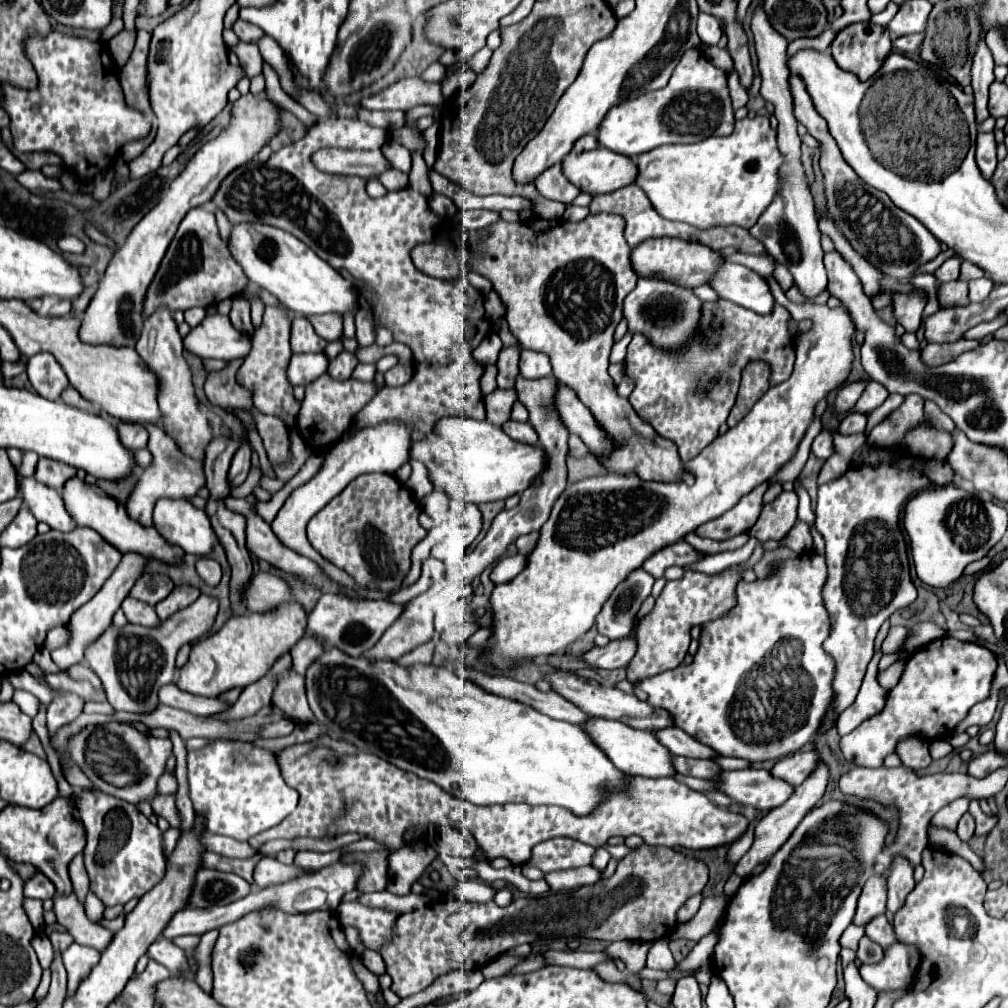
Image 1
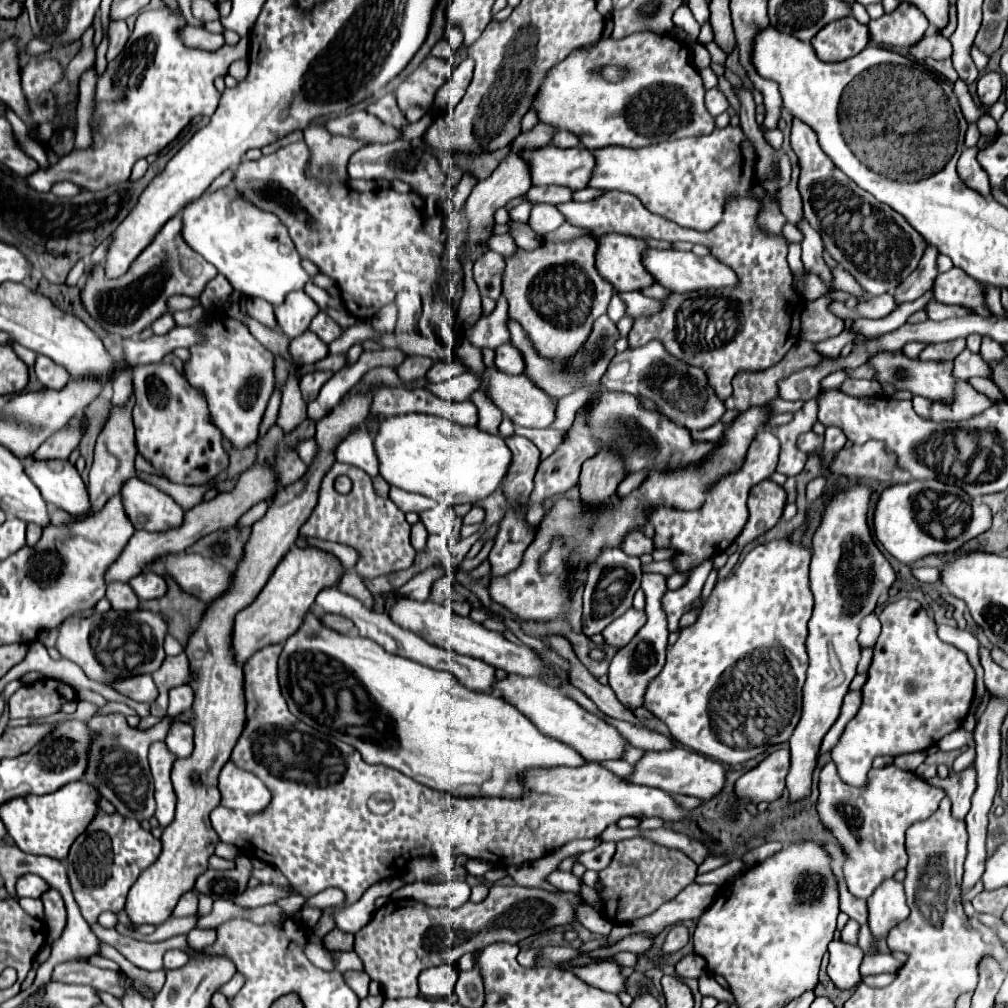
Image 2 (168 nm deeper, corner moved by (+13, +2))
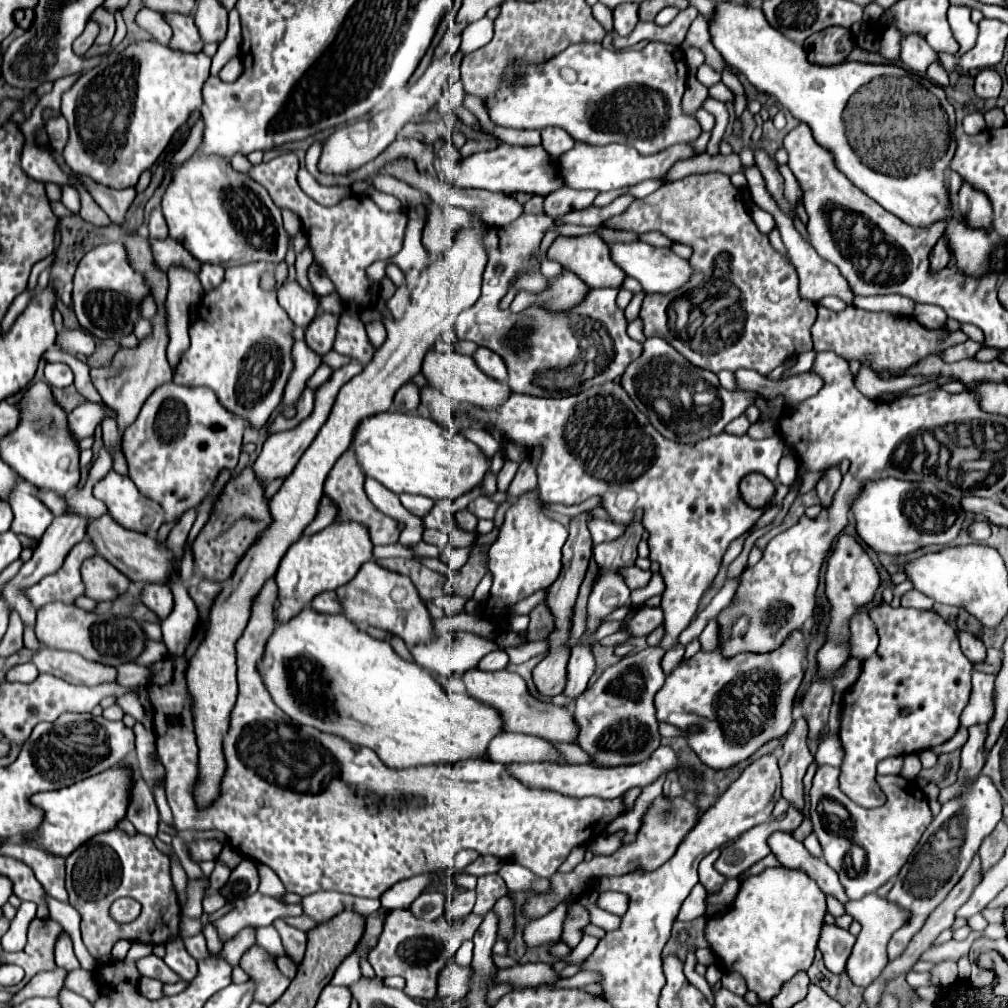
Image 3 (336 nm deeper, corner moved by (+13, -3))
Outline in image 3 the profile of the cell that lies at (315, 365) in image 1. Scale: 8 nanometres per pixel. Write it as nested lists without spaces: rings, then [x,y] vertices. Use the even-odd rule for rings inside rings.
[[[318,313],[316,319],[308,325],[306,329],[306,343],[318,353],[324,355],[332,349],[334,337],[336,337],[336,327],[338,327],[338,315],[334,313]]]

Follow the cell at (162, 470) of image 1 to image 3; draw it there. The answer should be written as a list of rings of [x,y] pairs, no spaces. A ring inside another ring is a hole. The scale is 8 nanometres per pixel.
[[[90,539],[80,541],[66,557],[62,569],[54,575],[44,577],[40,583],[30,587],[26,595],[30,597],[34,609],[40,609],[46,603],[62,601],[62,603],[74,603],[78,595],[84,595],[84,583],[80,577],[80,565],[86,557],[96,555]]]

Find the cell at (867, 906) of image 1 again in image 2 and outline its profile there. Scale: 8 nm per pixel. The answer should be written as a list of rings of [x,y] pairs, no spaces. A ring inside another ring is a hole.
[[[828,762],[820,772],[818,788],[818,814],[848,854],[844,864],[846,886],[850,894],[862,900],[868,900],[884,880],[906,868],[908,854],[904,850],[904,834],[908,826],[932,816],[934,810],[938,810],[940,800],[946,796],[940,786],[932,786],[918,774],[900,770],[894,764],[880,770],[872,768],[868,784],[854,788],[846,786],[846,782],[838,778],[834,762]]]

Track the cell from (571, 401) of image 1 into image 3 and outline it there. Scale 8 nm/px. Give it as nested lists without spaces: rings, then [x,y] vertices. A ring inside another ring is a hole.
[[[430,349],[424,357],[424,363],[422,363],[422,375],[428,379],[428,383],[432,387],[442,389],[456,403],[472,403],[472,405],[478,405],[482,409],[498,409],[510,397],[510,387],[506,383],[490,379],[488,375],[484,375],[476,367],[472,357],[462,355],[458,351],[440,353],[440,351]]]

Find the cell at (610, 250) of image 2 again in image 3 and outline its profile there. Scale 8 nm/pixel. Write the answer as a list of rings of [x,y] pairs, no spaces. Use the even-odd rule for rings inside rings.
[[[582,235],[582,237],[556,237],[554,243],[548,247],[546,257],[550,261],[560,263],[564,269],[574,271],[574,275],[582,277],[588,287],[600,289],[600,287],[620,287],[624,281],[624,273],[610,261],[610,251],[606,243],[598,235]]]

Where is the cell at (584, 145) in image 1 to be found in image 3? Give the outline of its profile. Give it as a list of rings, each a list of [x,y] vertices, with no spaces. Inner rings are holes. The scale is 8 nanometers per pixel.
[[[546,127],[542,131],[542,147],[548,151],[548,155],[552,159],[558,159],[558,155],[562,155],[564,151],[574,147],[574,139],[564,131],[564,129],[556,129],[556,127]]]

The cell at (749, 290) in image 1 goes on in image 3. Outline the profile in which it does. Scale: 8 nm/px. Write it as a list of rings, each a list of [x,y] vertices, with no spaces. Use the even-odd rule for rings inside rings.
[[[632,241],[632,243],[608,243],[610,247],[610,259],[632,279],[636,279],[646,293],[668,293],[684,283],[688,283],[692,275],[692,267],[686,259],[678,257],[672,249],[658,249],[644,241]]]

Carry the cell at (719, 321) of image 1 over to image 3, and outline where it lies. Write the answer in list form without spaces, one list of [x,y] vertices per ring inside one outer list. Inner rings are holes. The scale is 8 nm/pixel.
[[[726,173],[691,174],[666,183],[652,195],[634,201],[626,213],[610,219],[606,225],[640,233],[646,229],[658,229],[668,239],[678,239],[692,247],[692,255],[688,257],[694,267],[692,281],[670,295],[646,295],[640,309],[646,337],[658,335],[666,339],[692,365],[712,373],[744,367],[768,375],[782,365],[784,359],[812,349],[810,327],[818,315],[816,305],[798,295],[798,275],[794,267],[770,245],[768,235],[758,231],[746,211],[742,191],[732,185]],[[718,257],[728,259],[728,267],[722,271],[722,281],[728,283],[722,283],[722,289],[712,291],[712,307],[714,301],[720,303],[720,309],[716,311],[716,327],[702,327],[704,337],[684,337],[684,333],[670,323],[670,303],[676,297],[686,297],[692,287],[704,287],[714,273]]]

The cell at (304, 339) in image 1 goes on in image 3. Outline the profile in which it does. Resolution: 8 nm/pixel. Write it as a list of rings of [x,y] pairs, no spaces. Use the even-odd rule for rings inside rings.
[[[296,279],[286,281],[280,287],[278,301],[298,327],[308,327],[318,313],[318,297],[306,291]]]

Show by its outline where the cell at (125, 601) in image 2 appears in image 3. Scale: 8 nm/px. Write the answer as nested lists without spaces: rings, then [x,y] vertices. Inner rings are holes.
[[[94,555],[94,559],[86,559],[86,563],[82,563],[82,581],[86,585],[86,597],[94,601],[114,599],[130,585],[126,575],[106,563],[100,555]]]

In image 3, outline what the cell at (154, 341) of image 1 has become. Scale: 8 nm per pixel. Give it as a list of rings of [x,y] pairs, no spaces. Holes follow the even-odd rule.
[[[176,383],[162,385],[146,399],[138,419],[126,427],[122,435],[122,453],[128,463],[128,477],[134,481],[134,485],[138,485],[142,495],[160,503],[166,523],[170,523],[184,511],[196,507],[208,495],[222,469],[236,469],[244,429],[246,421],[238,419],[238,415],[230,415],[230,411],[218,403],[214,391],[206,387],[182,387]]]

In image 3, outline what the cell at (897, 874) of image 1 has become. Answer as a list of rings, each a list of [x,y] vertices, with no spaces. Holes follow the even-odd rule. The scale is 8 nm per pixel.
[[[874,893],[872,895],[866,895],[866,897],[858,899],[858,901],[882,901],[882,903],[870,903],[870,905],[856,905],[856,903],[848,905],[848,913],[856,921],[860,921],[862,931],[858,933],[856,943],[852,947],[852,953],[850,953],[848,961],[846,961],[846,975],[850,977],[850,981],[854,985],[868,987],[878,977],[878,973],[886,967],[886,963],[888,963],[888,955],[886,955],[886,943],[888,943],[888,939],[884,941],[884,939],[878,937],[878,919],[900,919],[900,915],[906,915],[906,911],[902,911],[894,903],[888,903],[886,899],[882,899],[882,897],[874,895]]]

